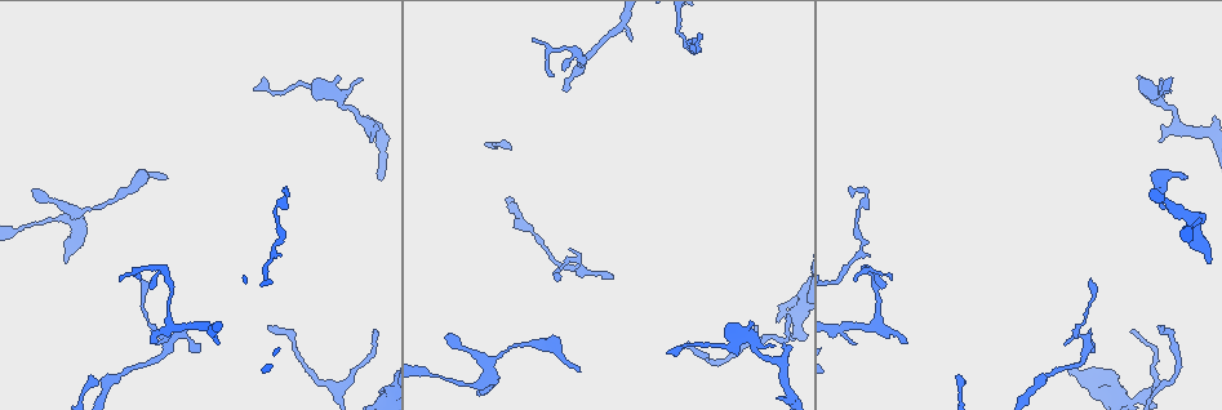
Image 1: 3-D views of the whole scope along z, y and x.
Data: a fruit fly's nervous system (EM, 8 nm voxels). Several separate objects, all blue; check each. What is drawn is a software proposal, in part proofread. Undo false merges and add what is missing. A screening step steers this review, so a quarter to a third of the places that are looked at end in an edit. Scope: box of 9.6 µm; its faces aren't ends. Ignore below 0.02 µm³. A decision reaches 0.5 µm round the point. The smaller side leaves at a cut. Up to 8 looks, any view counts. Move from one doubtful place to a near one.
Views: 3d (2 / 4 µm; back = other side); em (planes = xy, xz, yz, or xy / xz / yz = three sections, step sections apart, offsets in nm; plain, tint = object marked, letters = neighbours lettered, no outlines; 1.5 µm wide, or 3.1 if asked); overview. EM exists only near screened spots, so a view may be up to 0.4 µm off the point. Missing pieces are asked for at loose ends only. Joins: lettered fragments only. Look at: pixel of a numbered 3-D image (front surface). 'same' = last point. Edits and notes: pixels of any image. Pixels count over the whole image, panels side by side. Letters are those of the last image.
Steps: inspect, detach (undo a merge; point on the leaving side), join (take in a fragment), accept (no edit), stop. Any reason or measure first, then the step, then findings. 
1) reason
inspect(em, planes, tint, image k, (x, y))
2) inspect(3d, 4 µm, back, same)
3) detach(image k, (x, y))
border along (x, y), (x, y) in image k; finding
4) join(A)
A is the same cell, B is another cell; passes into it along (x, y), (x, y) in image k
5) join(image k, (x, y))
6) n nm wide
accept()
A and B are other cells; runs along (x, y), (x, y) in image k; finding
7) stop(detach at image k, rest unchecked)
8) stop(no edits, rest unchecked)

an open end
inspect(em, xy, step 8, plain, image 1, (200, 349))

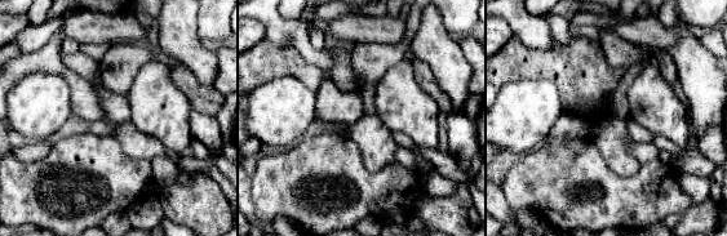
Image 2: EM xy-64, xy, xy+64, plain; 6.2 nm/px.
inspect(em, xy, step 8, letters, same)

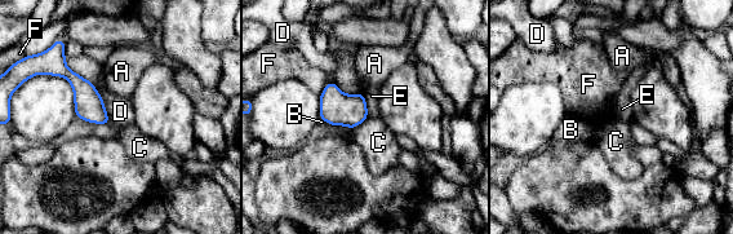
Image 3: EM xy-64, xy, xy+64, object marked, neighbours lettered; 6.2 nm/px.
accept()
A, B, C, D, E and F are other cells; none of them fits

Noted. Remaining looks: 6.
branch stops here
inspect(em, planes, letters, image 1, (1170, 79))

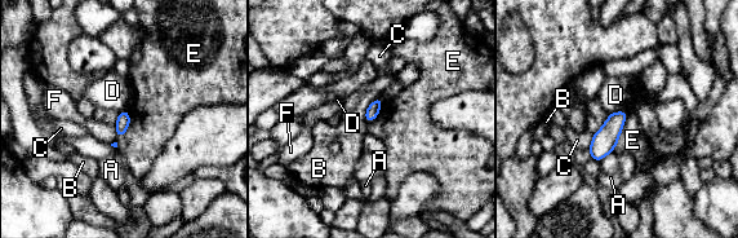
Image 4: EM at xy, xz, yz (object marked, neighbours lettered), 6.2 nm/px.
accept()
A, B, C, D, E and F are other cells; border along (626, 111), (623, 128), (612, 151) in image 4; none of them fits

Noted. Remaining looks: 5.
an open end
inspect(em, planes, letters, image 1, (445, 337))

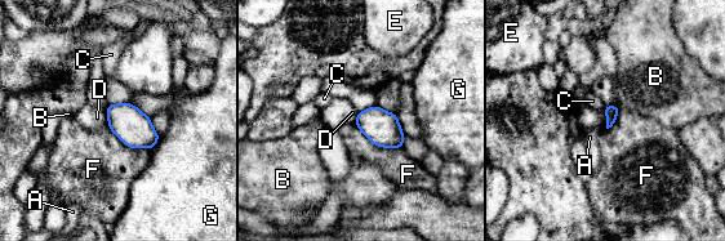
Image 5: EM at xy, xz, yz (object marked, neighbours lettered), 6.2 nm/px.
accept()
A, B, C, D, E, F and G are other cells; none of them fits

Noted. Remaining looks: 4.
an open end
inspect(3d, 2 µm, image 1, (786, 317))

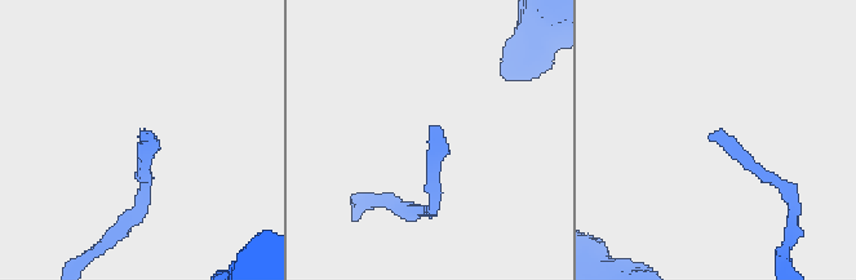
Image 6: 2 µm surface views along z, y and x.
inspect(em, planes, letters, image 6, (436, 126))

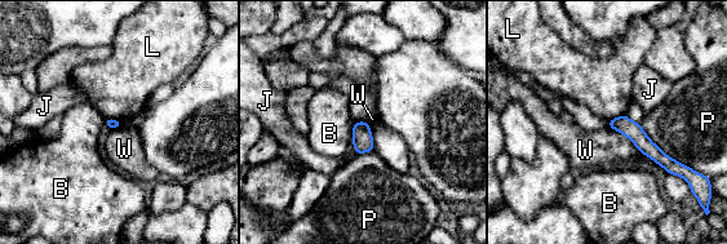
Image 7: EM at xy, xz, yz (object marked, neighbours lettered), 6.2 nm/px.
accept()
B, J, L, P and W are other cells; border along (105, 118), (122, 122) in image 7; no lettered fragment goes on from it

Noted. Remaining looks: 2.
stop(no edits, rest unchecked)

